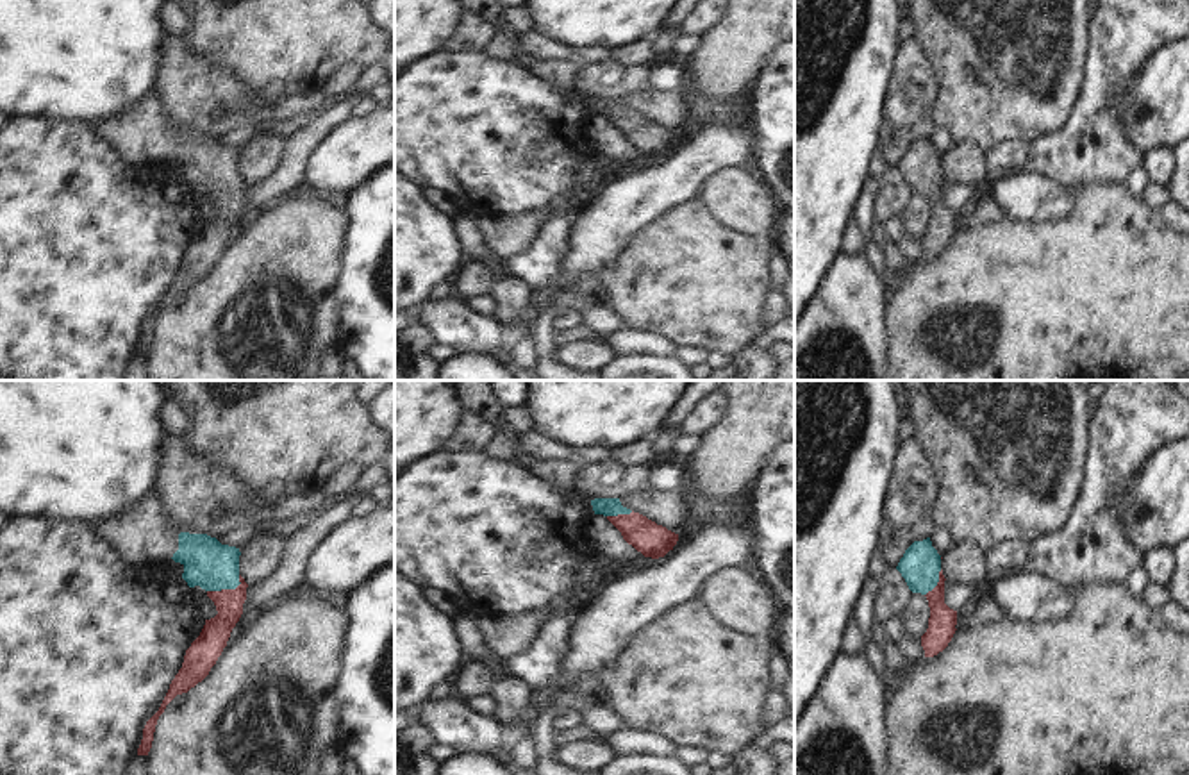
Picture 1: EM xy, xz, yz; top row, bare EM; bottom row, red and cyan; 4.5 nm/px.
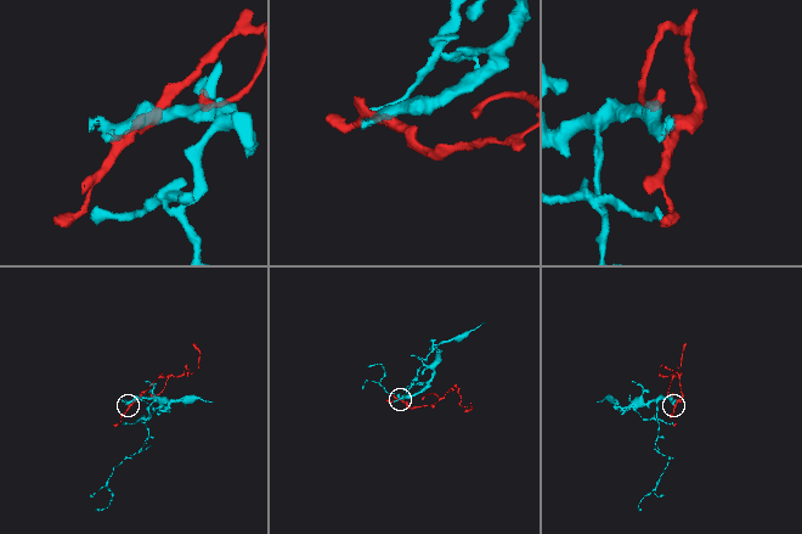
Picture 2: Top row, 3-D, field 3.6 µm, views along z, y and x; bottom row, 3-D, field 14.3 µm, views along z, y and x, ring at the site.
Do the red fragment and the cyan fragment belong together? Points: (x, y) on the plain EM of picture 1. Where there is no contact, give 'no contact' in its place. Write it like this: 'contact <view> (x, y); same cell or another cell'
contact xy (227, 190); same cell

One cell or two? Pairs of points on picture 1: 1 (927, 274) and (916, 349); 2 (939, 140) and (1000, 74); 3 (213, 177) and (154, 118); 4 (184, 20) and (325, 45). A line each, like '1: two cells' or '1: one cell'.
1: one cell
2: two cells
3: one cell
4: two cells

